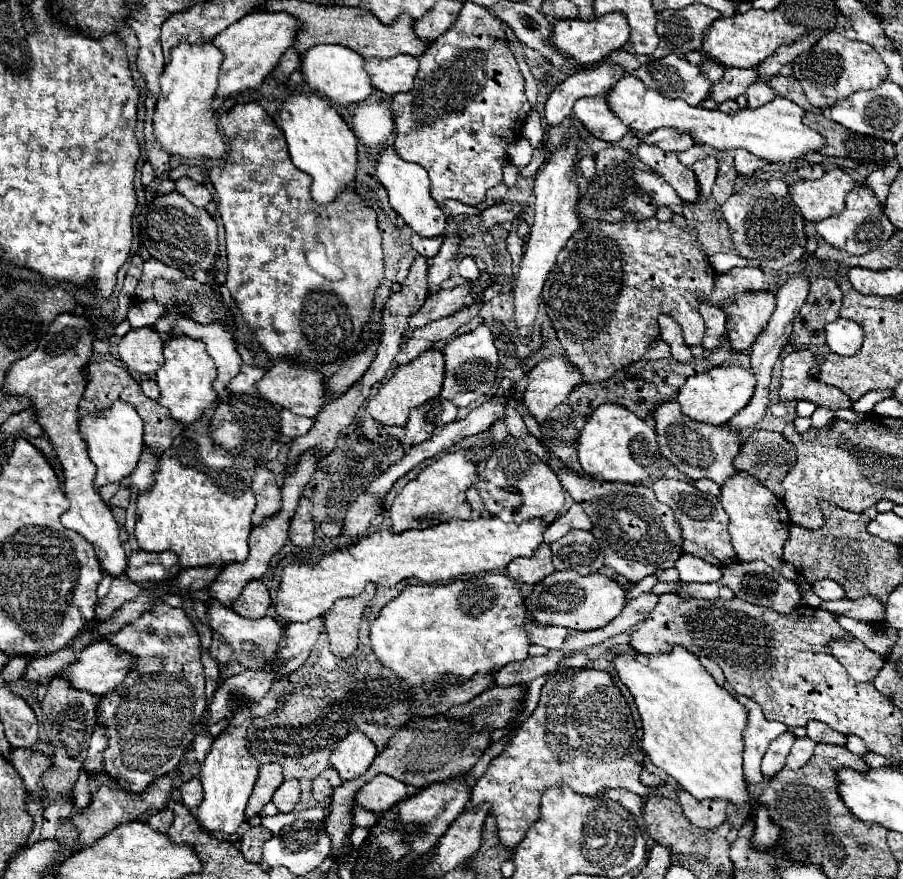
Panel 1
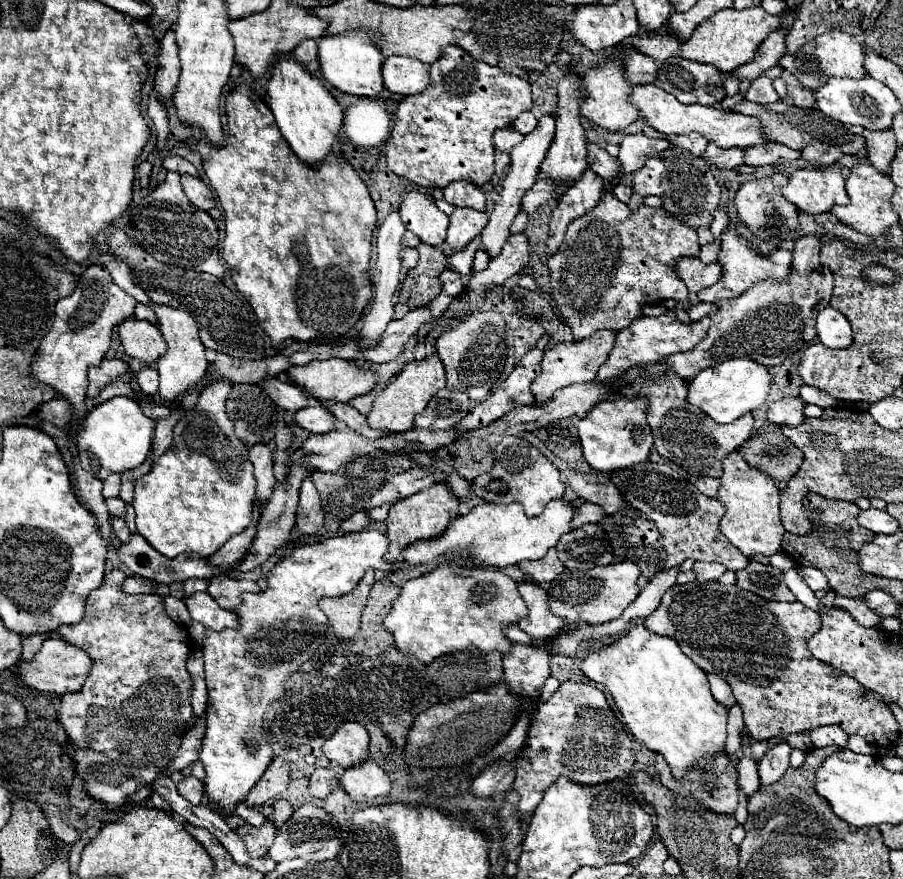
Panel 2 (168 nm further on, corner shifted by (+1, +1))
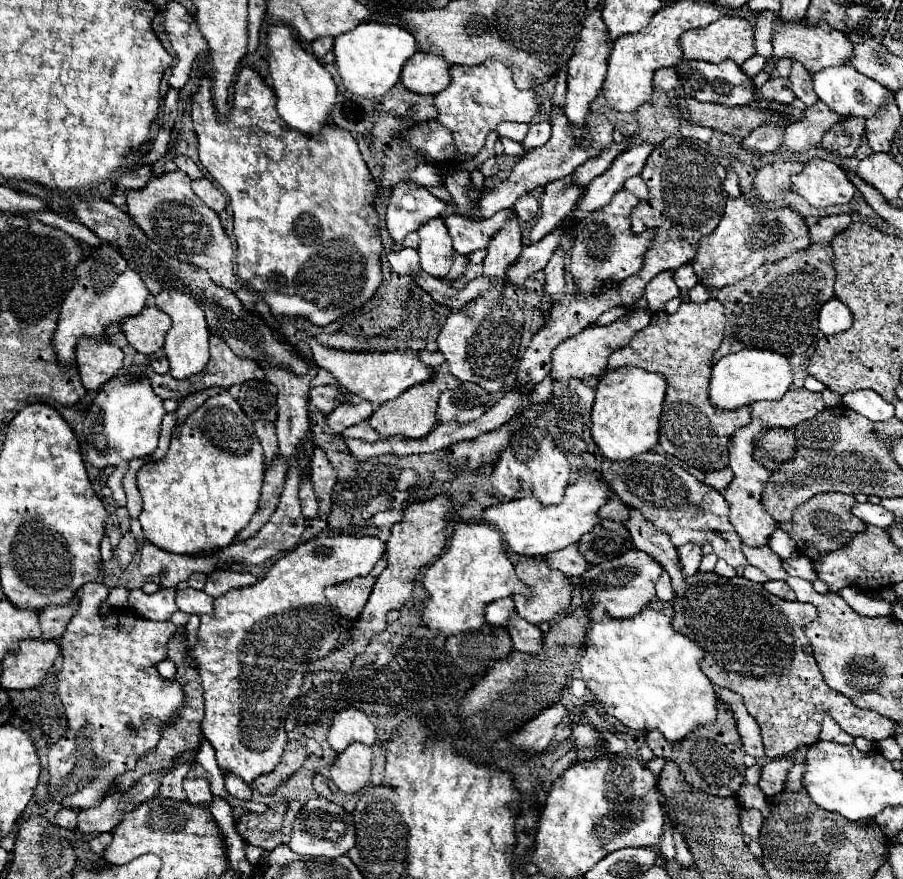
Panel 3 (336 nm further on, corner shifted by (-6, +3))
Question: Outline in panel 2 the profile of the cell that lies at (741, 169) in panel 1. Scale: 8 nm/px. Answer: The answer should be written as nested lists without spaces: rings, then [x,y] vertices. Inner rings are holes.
[[[771,143],[771,147],[753,147],[745,149],[745,165],[777,165],[787,159],[799,159],[801,151],[793,151],[787,145]]]

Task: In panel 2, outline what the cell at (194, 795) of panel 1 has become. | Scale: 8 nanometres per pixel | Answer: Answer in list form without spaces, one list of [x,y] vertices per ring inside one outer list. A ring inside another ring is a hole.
[[[193,775],[177,779],[177,791],[191,805],[199,805],[203,801],[203,783],[197,777],[193,777]]]

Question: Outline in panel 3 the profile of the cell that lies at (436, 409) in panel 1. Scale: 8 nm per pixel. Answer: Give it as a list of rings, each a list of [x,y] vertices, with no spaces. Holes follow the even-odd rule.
[[[460,383],[458,389],[446,389],[438,401],[440,423],[470,423],[492,405],[492,395],[476,383]]]

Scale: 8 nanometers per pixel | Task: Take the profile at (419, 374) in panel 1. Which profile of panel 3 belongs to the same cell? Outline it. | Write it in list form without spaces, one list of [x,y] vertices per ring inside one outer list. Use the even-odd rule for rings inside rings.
[[[442,363],[440,367],[434,369],[434,377],[430,377],[430,381],[424,381],[420,385],[412,385],[410,389],[406,389],[400,397],[396,397],[394,401],[386,401],[382,403],[374,415],[368,419],[368,423],[382,435],[382,437],[390,437],[390,435],[404,435],[404,437],[424,437],[426,433],[430,433],[430,429],[438,423],[436,419],[436,403],[438,403],[438,397],[444,389],[454,389],[458,387],[460,383],[450,377],[448,373],[448,365]]]

